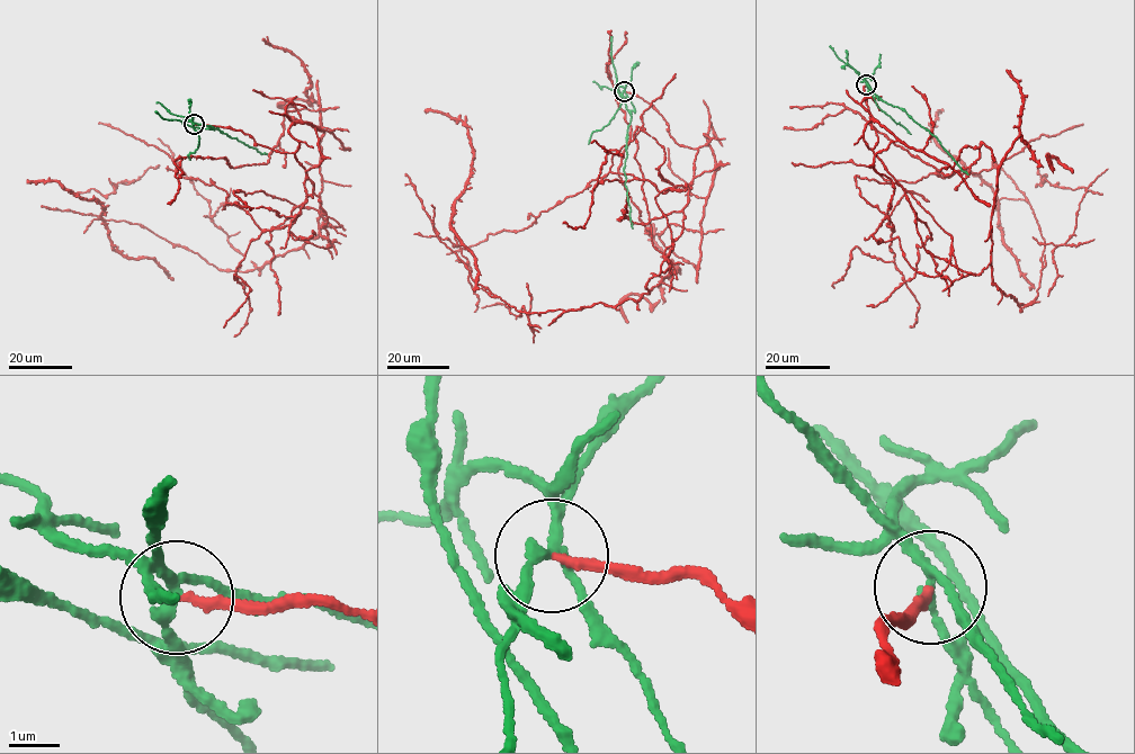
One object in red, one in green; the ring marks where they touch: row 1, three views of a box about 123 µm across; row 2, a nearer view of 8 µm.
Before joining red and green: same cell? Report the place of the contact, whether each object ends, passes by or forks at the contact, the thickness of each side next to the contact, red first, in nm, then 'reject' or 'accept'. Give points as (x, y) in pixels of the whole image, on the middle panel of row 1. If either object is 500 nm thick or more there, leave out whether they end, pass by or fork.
place (624, 91); red ends; green forks; calibres 180 and 180 nm; reject

